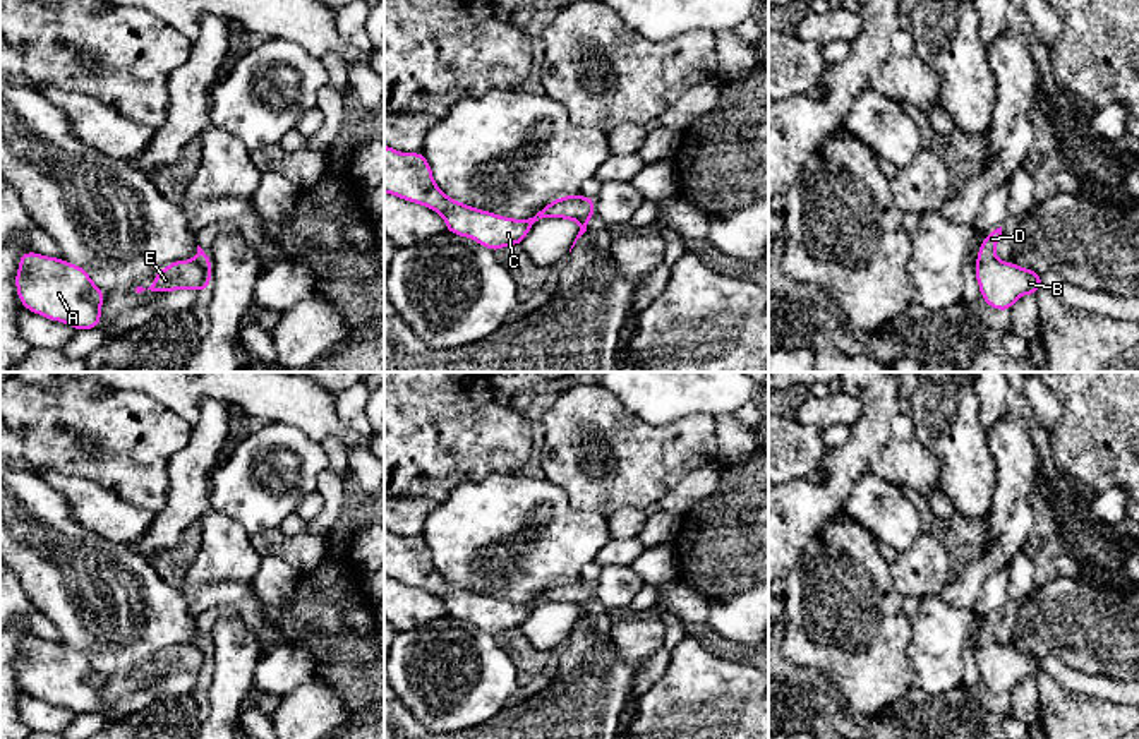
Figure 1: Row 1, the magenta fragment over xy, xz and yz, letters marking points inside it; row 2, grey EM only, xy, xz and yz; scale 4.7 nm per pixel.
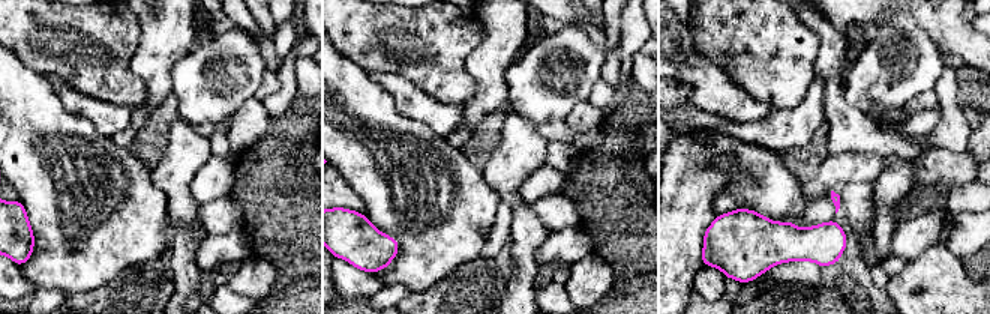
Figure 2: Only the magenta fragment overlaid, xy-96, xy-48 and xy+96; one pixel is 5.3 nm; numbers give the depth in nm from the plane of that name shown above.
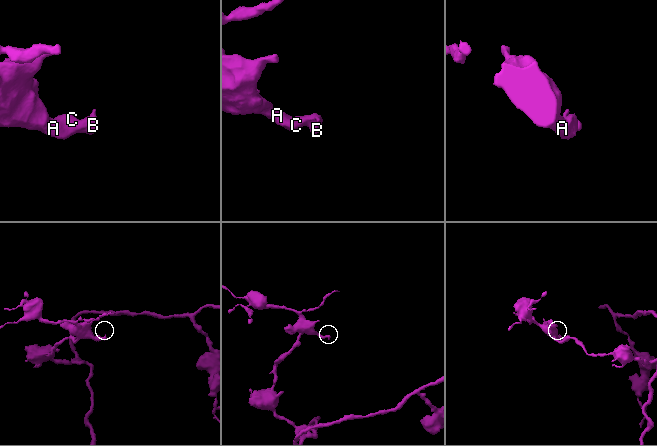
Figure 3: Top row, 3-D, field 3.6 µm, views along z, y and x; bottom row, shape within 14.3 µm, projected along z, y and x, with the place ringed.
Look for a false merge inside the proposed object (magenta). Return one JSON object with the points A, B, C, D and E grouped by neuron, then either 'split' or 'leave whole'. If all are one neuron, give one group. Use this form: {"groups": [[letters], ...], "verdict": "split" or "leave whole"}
{"groups": [["A", "B", "C", "D", "E"]], "verdict": "leave whole"}

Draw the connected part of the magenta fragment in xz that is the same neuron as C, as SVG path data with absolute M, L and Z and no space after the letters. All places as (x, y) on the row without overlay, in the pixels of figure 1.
M384 528L384 576L393 578L403 585L410 585L413 588L422 588L439 597L446 605L446 614L453 616L458 621L468 621L477 628L499 634L508 629L520 629L520 626L527 621L535 605L542 602L564 602L576 605L580 609L580 616L571 629L575 631L576 624L587 616L587 609L590 602L595 598L594 590L595 583L583 580L564 580L551 588L544 590L533 602L528 604L515 604L506 600L497 600L491 595L475 593L472 590L461 588L448 581L434 566L432 552L424 542L422 537L400 537Z

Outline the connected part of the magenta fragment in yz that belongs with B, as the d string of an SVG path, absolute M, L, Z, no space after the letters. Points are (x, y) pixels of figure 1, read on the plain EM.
M1002 610L990 616L978 634L976 664L986 689L997 694L1010 694L1022 679L1036 679L1041 672L1041 658L1019 652L1015 646L1003 646L995 640L1002 621Z

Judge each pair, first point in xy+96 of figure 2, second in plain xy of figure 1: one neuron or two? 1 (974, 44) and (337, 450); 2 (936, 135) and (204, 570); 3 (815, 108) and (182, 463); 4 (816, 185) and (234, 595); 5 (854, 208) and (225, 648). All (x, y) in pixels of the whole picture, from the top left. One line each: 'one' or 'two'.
1: two
2: one
3: one
4: one
5: one

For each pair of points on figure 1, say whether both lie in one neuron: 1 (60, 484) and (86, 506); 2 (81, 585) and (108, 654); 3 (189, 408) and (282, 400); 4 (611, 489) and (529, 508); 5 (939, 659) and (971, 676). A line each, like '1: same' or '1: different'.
1: same
2: same
3: same
4: different
5: different

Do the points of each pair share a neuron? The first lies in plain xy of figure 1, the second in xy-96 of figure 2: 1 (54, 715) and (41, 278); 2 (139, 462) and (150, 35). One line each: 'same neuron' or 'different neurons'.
1: different neurons
2: different neurons

